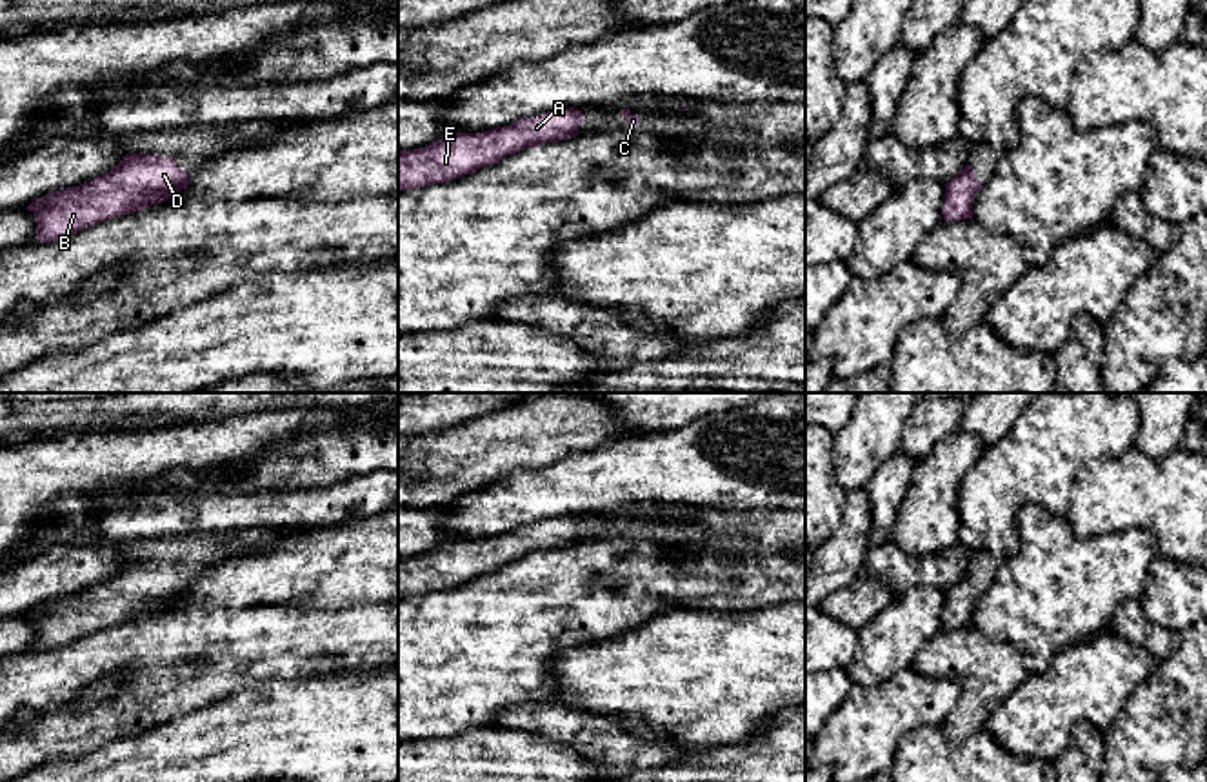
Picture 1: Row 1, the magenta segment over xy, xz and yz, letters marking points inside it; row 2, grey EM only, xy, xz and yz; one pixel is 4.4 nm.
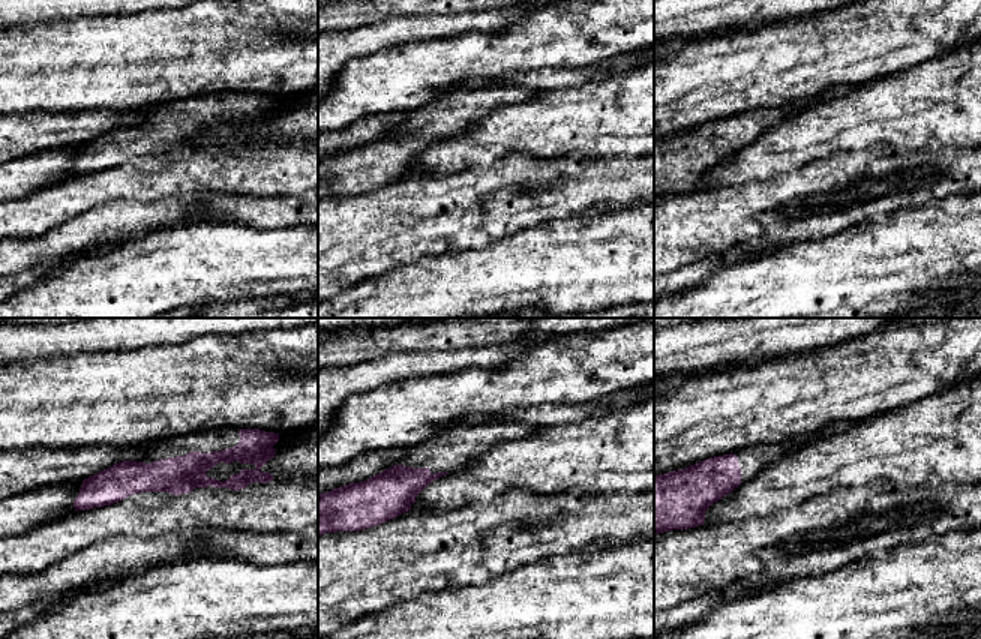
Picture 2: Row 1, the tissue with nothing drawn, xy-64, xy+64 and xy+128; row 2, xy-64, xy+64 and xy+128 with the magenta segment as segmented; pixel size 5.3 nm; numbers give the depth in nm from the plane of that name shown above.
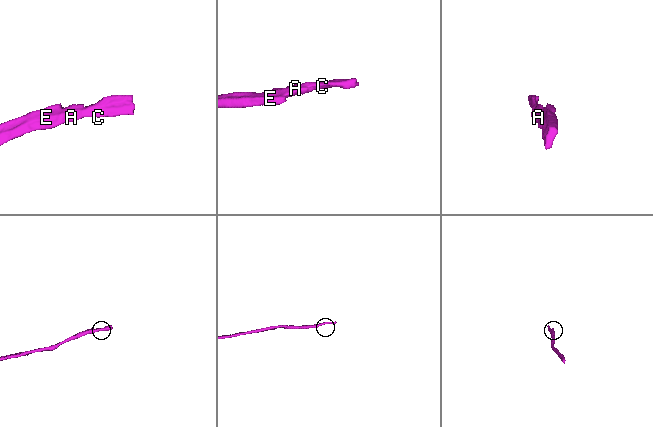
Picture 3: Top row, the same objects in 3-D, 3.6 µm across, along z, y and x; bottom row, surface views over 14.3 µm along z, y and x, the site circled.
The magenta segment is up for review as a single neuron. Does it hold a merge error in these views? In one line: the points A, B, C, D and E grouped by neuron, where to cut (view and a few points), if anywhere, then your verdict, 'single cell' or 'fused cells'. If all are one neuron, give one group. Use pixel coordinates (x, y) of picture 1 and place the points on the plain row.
A B C D E; no cut; single cell

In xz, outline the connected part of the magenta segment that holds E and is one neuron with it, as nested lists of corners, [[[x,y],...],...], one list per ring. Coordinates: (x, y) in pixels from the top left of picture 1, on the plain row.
[[[574,515],[547,518],[513,533],[453,540],[427,555],[398,558],[398,600],[471,582],[527,555],[576,546],[584,524]]]

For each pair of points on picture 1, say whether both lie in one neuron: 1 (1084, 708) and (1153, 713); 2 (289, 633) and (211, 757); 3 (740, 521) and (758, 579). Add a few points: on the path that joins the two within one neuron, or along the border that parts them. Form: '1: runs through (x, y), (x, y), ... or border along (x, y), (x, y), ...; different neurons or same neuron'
1: border along (1147, 677), (1104, 731); different neurons
2: border along (300, 677), (262, 679), (219, 699); different neurons
3: runs through (755, 531), (766, 542), (766, 564); same neuron

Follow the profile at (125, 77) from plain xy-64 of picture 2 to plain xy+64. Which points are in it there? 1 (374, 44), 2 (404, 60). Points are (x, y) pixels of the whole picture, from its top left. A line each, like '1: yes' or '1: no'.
1: yes
2: no

